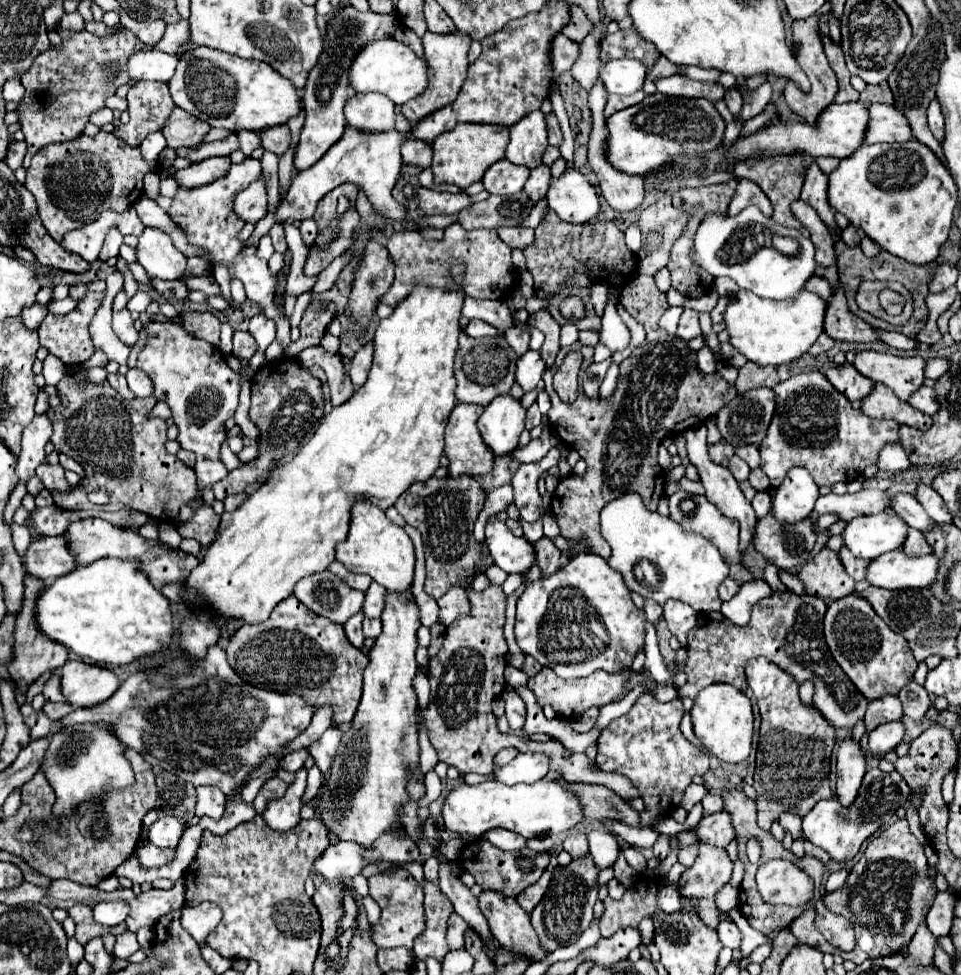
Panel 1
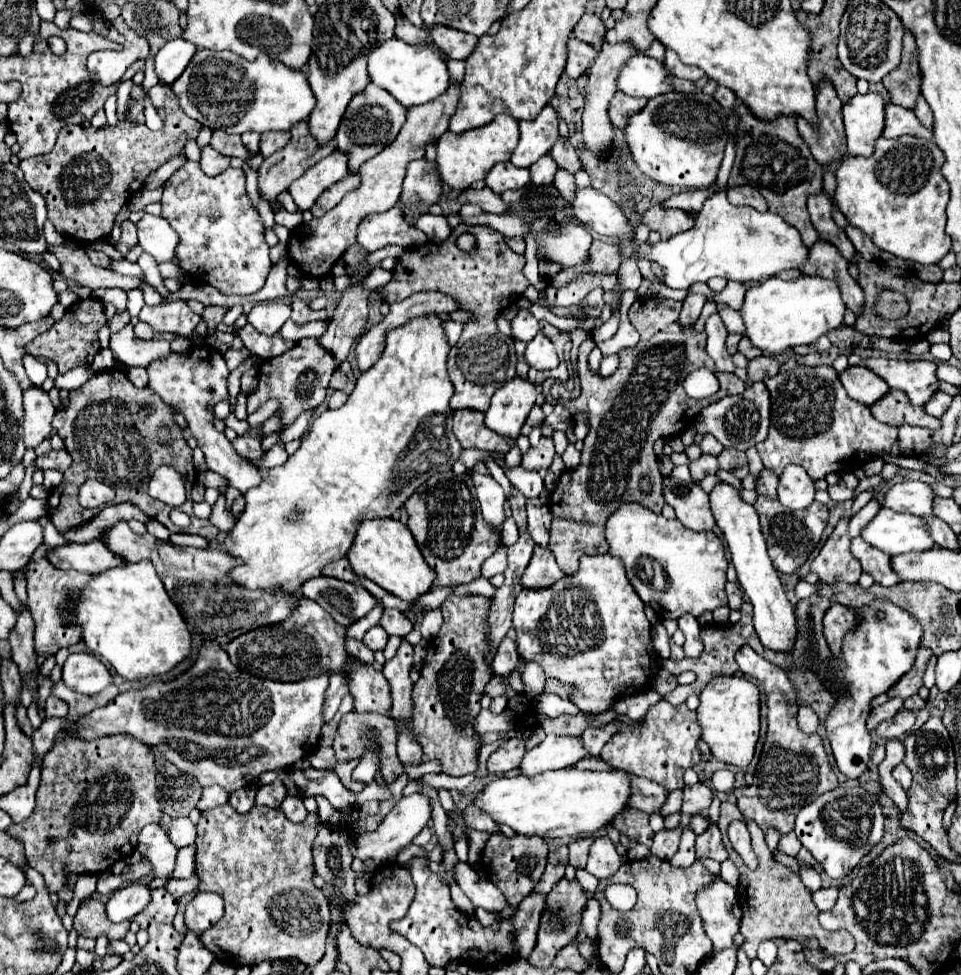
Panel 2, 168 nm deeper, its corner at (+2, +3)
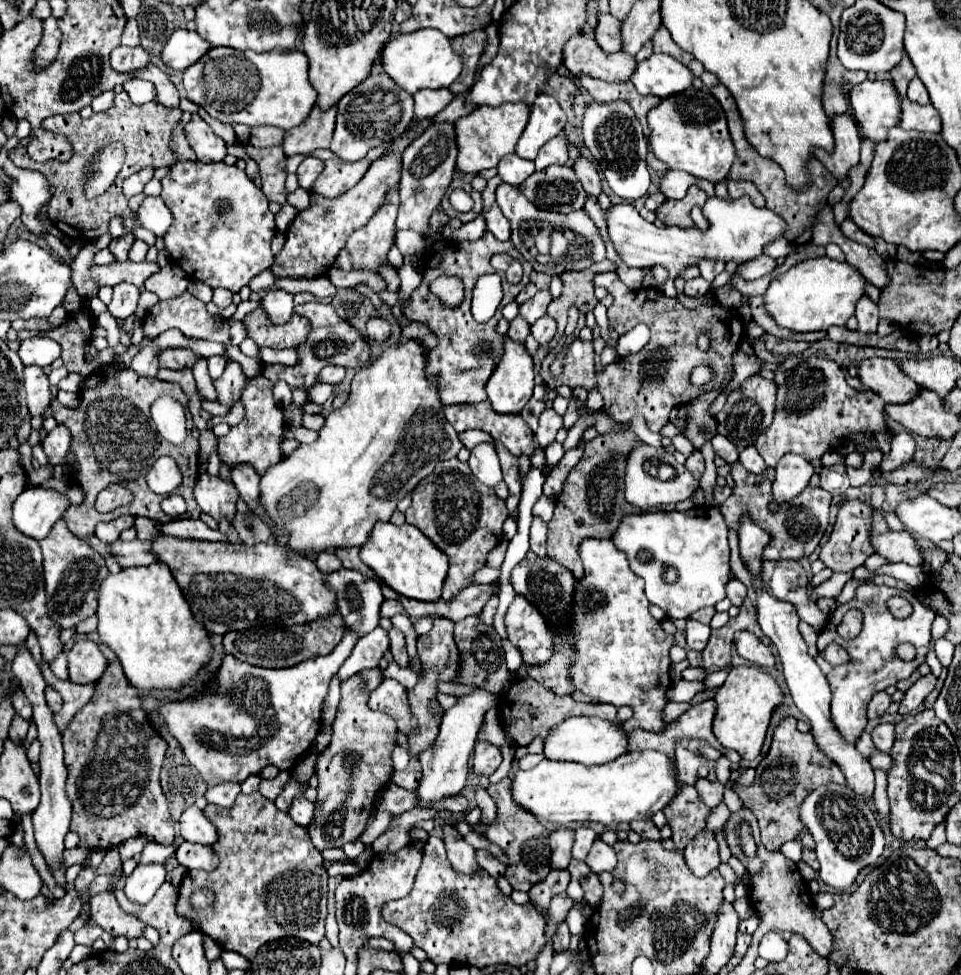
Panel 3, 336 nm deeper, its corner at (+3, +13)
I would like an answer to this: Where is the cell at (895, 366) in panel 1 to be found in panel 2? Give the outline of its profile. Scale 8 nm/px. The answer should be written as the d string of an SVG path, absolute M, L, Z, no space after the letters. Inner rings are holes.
M868 358L866 366L888 382L890 388L904 390L912 404L926 404L938 390L940 382L936 378L936 362L928 360L886 360L886 358Z

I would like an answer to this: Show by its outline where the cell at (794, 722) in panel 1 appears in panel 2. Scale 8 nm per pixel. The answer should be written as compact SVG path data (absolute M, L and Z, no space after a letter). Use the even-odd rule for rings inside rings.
M742 646L736 652L736 662L744 676L752 676L762 684L768 698L766 744L754 774L754 782L750 786L734 790L736 806L746 820L754 820L762 830L776 828L780 834L788 834L794 830L796 814L820 794L838 788L838 778L828 762L822 738L818 734L808 736L798 728L796 694L786 672L756 654L750 646Z

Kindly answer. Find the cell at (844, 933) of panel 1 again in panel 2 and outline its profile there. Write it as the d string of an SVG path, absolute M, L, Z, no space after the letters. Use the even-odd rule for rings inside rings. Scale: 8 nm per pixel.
M724 800L722 806L720 806L720 832L722 832L722 842L724 842L724 848L728 850L728 858L736 864L736 868L740 870L740 884L738 884L738 898L740 898L740 908L742 908L742 926L740 926L740 932L748 938L746 944L742 946L742 950L746 950L748 958L756 958L756 950L758 950L758 944L764 942L764 940L772 940L772 938L784 938L784 940L796 940L800 942L802 946L806 946L806 942L810 938L816 938L818 942L818 948L830 956L838 956L838 954L848 954L852 952L854 948L854 940L848 932L844 930L838 930L838 932L828 932L824 930L820 924L818 924L818 908L816 904L812 902L812 894L808 892L808 888L802 884L800 876L792 874L786 866L778 864L778 862L772 862L770 860L770 850L766 846L766 840L764 840L764 832L760 830L760 826L752 820L746 820L748 824L748 830L752 834L752 848L760 860L760 866L758 870L750 872L744 862L740 860L740 856L734 852L734 848L730 846L730 840L728 840L728 824L732 820L744 820L744 816L740 814L738 806L730 800Z

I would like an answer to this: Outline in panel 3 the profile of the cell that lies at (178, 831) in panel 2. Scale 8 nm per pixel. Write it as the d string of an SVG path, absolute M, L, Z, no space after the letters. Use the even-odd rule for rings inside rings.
M191 806L181 814L179 826L181 826L181 836L187 842L211 844L217 838L215 826L211 826L211 822L205 818L205 814L197 806Z

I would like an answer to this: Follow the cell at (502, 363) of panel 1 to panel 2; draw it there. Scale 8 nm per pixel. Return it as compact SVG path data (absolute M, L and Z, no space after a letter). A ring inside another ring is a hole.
M460 224L452 230L450 238L444 244L428 242L418 248L408 248L406 254L396 260L392 282L382 286L382 294L388 304L402 302L416 292L436 290L452 296L462 306L460 310L474 314L474 318L464 324L458 344L448 352L448 376L454 384L454 396L450 398L452 410L470 408L486 412L492 394L516 374L514 340L498 332L496 318L514 298L520 298L530 286L530 282L522 274L524 264L524 256L510 250L500 232L486 226ZM464 232L476 238L472 252L464 252L456 246L456 238Z

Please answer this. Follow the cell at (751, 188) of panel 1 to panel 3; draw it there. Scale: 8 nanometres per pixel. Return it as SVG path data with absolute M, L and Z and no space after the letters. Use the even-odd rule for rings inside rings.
M727 180L727 190L729 190L729 196L731 196L731 198L749 196L755 206L765 206L765 198L763 198L763 194L755 188L753 182L747 182L747 180Z

